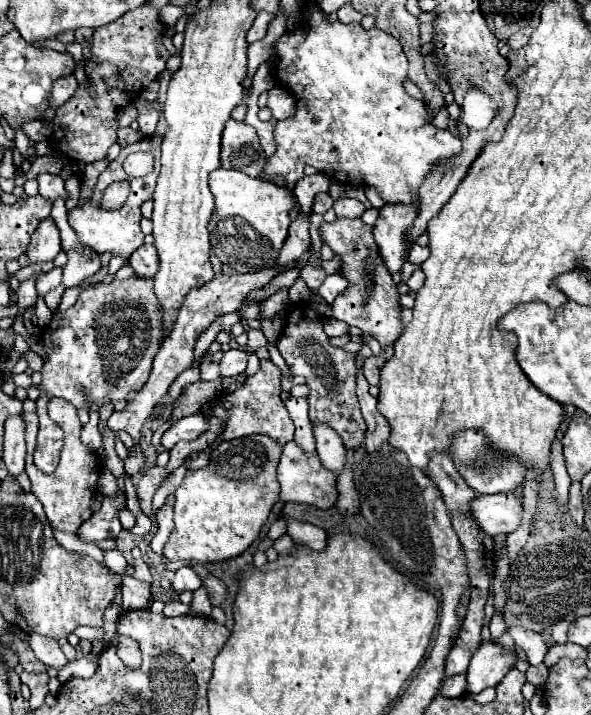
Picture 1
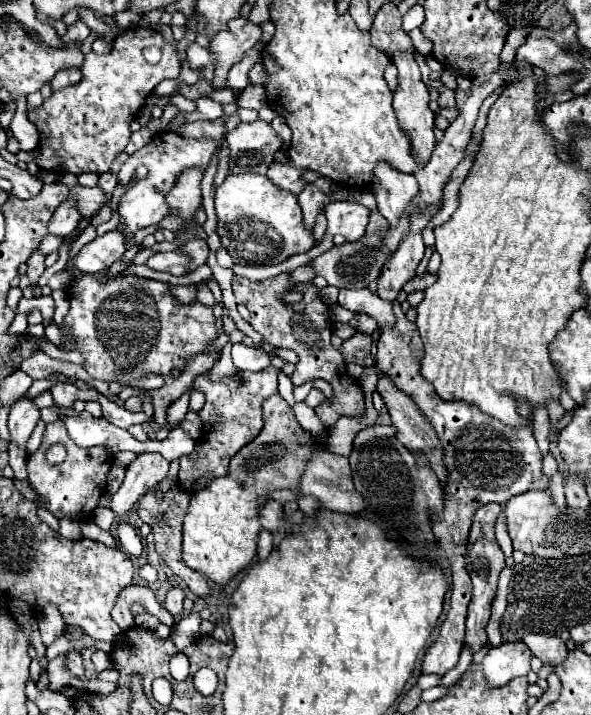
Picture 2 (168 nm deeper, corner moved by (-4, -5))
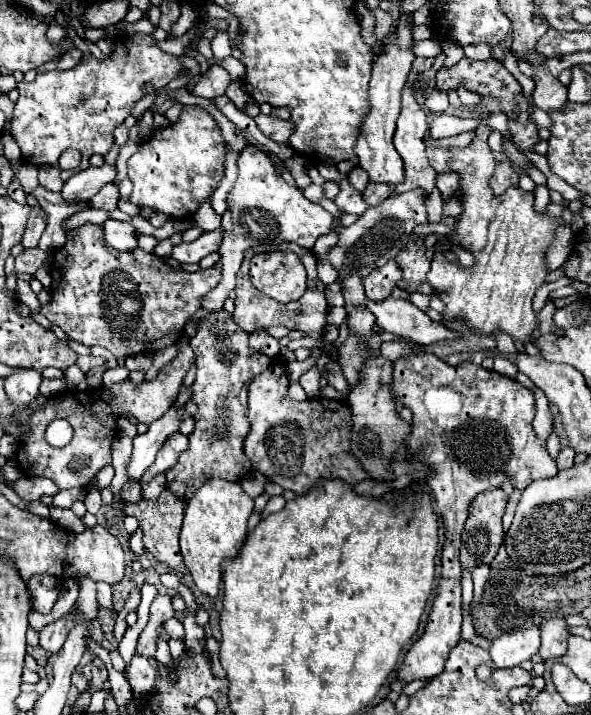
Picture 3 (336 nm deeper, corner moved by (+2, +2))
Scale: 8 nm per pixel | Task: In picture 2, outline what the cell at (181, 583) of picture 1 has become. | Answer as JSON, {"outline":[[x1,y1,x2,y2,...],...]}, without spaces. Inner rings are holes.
{"outline":[[175,587,175,589,169,589,167,591,167,597,163,601,163,607,171,613,171,615,181,615,183,613,183,599,185,599,185,593]]}

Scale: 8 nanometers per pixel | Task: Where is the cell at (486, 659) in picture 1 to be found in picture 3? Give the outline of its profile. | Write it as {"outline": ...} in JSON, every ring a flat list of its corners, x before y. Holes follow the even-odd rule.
{"outline":[[519,630,509,632,491,642,489,654,497,668,513,668,529,660,539,650,539,630]]}

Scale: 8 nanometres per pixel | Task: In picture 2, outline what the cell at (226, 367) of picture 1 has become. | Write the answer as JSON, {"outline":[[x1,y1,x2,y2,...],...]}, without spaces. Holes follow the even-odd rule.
{"outline":[[245,343,233,345,233,363,237,369,247,369,247,371,263,371,265,367,271,365,269,353,257,347,247,347]]}

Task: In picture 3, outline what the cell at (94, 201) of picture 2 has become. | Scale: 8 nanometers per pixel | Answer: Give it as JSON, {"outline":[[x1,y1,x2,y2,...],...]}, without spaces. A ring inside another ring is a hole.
{"outline":[[105,184,91,200,89,200,89,208,101,208,101,210,111,210,117,206,119,200,119,190,115,184]]}

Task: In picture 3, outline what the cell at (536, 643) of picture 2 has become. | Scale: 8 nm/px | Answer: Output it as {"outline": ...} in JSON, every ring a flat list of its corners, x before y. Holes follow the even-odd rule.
{"outline":[[553,618,549,622,543,622,539,626,539,632,541,632,539,654,543,660,559,658,565,654,569,632,567,632,567,624,563,618]]}

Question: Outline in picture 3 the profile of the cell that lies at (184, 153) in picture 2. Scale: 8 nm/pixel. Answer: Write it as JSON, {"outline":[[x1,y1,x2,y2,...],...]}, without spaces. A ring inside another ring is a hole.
{"outline":[[185,106,179,122,157,130,129,158,129,180,133,182,129,202,173,218,189,218,223,178,223,160,223,136,213,116,203,108]]}

